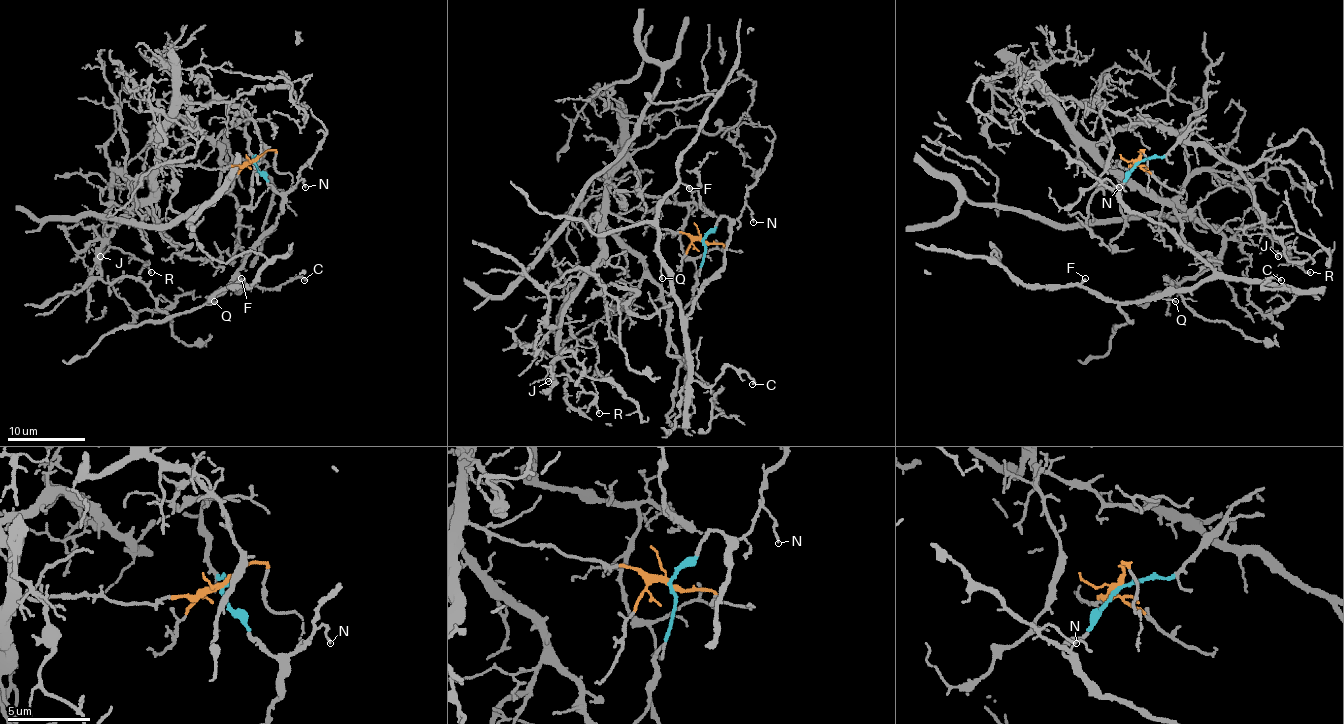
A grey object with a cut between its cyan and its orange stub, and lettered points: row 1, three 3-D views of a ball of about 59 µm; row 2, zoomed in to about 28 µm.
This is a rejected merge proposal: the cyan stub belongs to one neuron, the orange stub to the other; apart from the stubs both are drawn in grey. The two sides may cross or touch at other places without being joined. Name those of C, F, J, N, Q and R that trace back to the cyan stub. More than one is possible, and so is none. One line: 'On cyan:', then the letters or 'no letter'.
On cyan: C, F, N, Q

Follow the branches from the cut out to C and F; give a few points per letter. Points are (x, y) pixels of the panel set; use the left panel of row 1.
C: (255, 161), (282, 198), (282, 210), (251, 247), (238, 276), (247, 286), (263, 288), (304, 280)
F: (255, 161), (257, 171), (282, 198), (282, 210), (276, 224), (255, 245), (245, 262), (208, 301), (241, 278)

